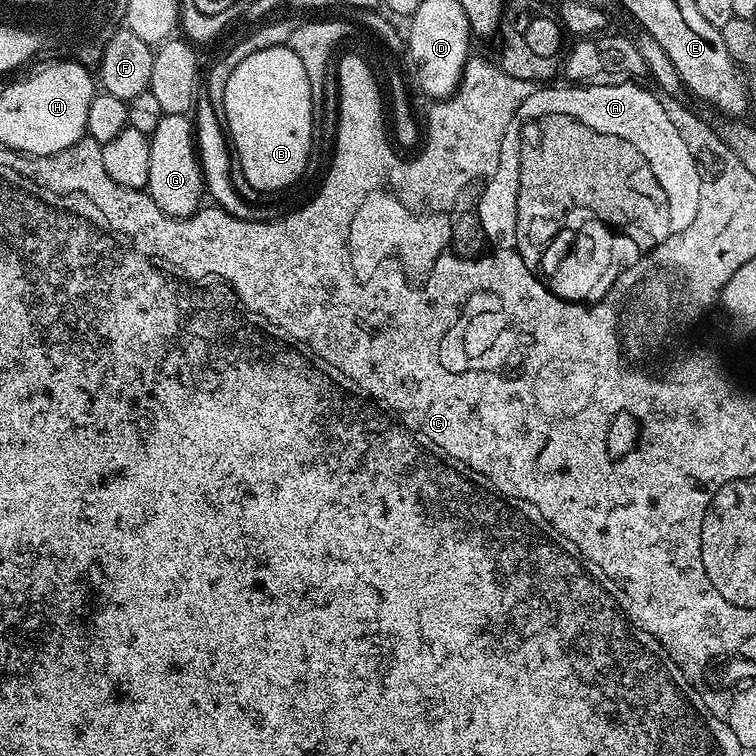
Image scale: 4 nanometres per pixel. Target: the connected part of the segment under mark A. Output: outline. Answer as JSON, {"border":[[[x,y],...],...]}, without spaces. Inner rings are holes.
{"border":[[[592,82],[592,90],[588,90],[588,83],[568,87],[572,88],[560,86],[556,92],[556,110],[586,114],[586,122],[596,130],[608,130],[632,140],[644,150],[668,194],[676,194],[676,198],[672,196],[670,200],[694,204],[696,208],[696,168],[692,168],[692,156],[688,156],[688,148],[680,144],[681,136],[676,136],[678,128],[672,128],[672,124],[664,120],[664,112],[656,108],[661,97],[651,87],[643,88],[640,82]],[[672,172],[676,172],[676,186]]]}

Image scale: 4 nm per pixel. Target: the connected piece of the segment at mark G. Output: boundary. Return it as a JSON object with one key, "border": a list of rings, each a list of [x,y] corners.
{"border":[[[163,115],[150,135],[150,178],[146,191],[168,216],[192,216],[200,211],[206,191],[194,139],[194,124],[188,116]]]}

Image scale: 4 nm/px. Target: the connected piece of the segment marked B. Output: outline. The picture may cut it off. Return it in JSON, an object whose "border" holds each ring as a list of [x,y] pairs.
{"border":[[[283,44],[267,48],[266,50],[258,50],[258,54],[250,54],[250,58],[246,58],[243,62],[238,62],[238,66],[235,67],[234,74],[231,75],[227,84],[226,118],[232,120],[232,128],[227,131],[227,135],[230,137],[230,144],[234,149],[235,159],[237,161],[240,159],[240,172],[244,175],[245,182],[256,192],[280,192],[283,188],[290,187],[308,168],[308,155],[312,152],[312,123],[314,123],[310,78],[306,78],[306,70],[302,67],[298,54],[294,54],[292,48]]]}

